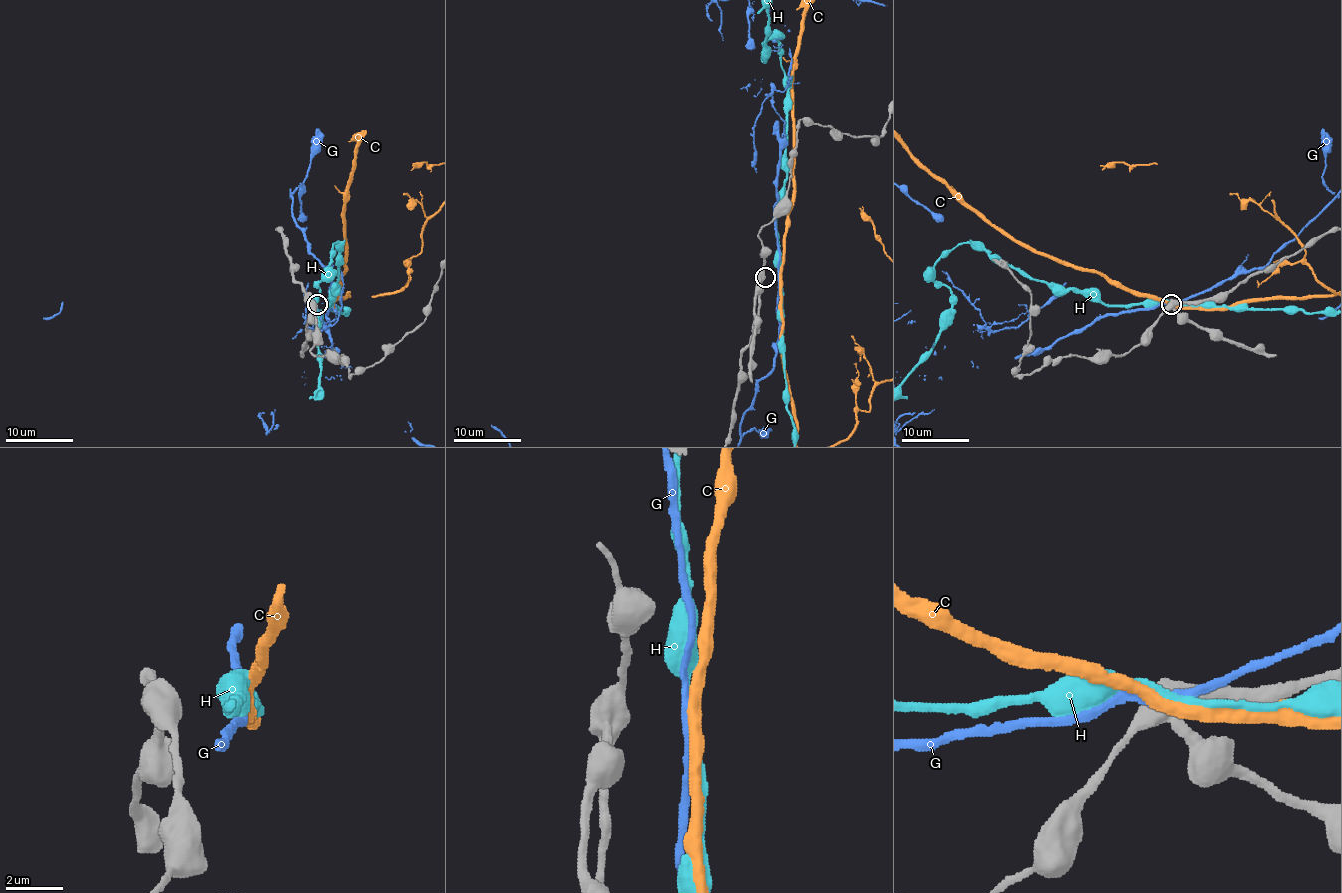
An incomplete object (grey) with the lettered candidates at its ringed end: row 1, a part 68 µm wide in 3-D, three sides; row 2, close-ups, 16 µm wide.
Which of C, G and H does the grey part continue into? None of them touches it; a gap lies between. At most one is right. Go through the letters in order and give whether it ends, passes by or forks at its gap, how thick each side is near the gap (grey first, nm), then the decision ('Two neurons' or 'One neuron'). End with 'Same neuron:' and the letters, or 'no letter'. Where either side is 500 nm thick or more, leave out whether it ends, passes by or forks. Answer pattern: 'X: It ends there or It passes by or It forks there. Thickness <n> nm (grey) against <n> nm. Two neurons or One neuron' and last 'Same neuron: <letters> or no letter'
C: Thickness 500 nm (grey) against 400 nm. Two neurons
G: Thickness 500 nm (grey) against 280 nm. Two neurons
H: Thickness 500 nm (grey) against 320 nm. One neuron
Same neuron: H

